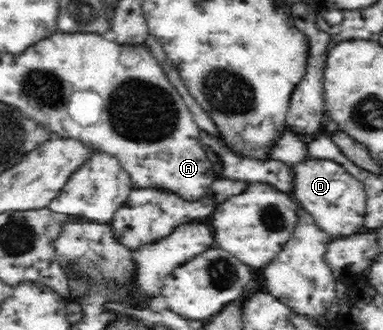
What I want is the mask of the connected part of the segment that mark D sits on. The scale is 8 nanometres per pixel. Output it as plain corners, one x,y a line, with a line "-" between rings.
307,158
306,162
294,165
295,198
301,206
315,218
315,223
333,238
343,238
358,234
365,227
367,193
363,184
344,166
333,160

